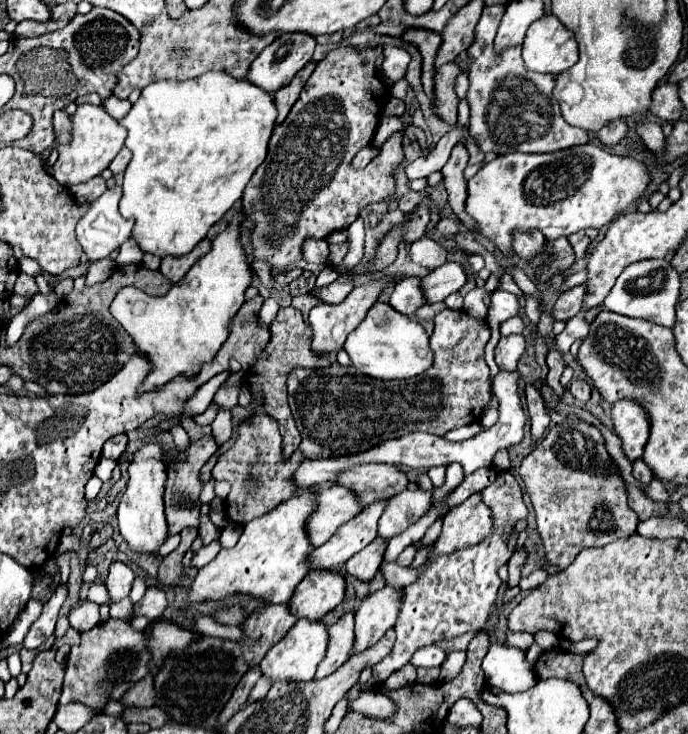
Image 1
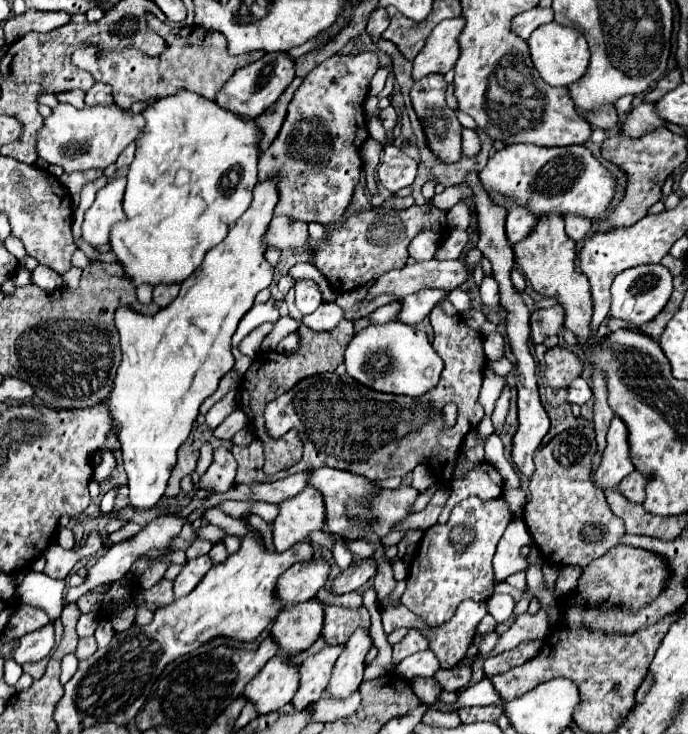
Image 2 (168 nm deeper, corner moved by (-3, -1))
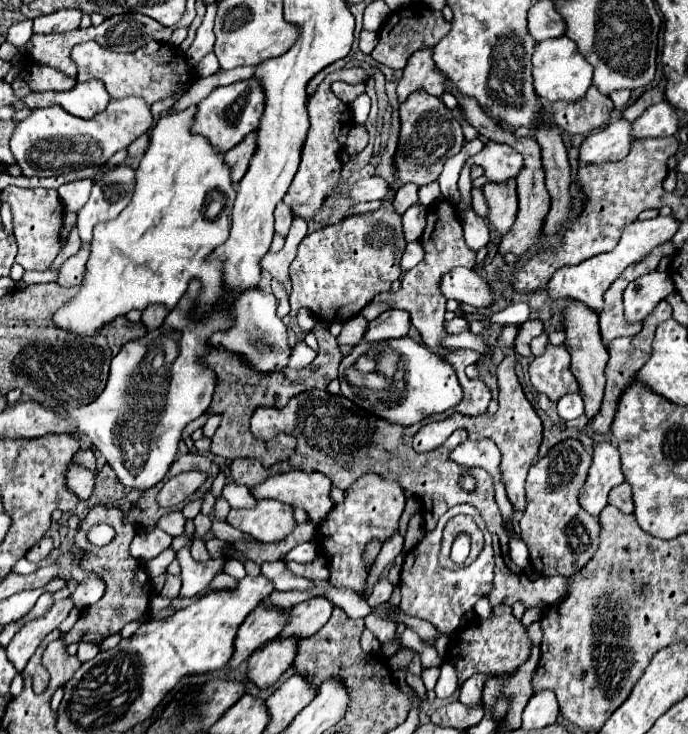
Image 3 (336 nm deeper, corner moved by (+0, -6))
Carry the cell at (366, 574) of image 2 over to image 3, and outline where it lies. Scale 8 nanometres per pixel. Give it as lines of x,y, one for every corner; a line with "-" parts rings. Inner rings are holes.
311,597
299,605
295,605
291,609
291,621
289,625
285,625
285,629
281,631
279,637
289,637
289,635
297,635
299,639
311,637
315,635
331,617
333,611
333,603
327,597

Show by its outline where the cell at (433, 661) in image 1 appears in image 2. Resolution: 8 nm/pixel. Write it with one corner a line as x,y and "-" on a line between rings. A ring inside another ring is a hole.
432,650
412,654
394,668
394,672
400,674
404,680
412,680
414,676
428,676
430,678
438,670
440,670
440,664
436,662
436,656
432,654

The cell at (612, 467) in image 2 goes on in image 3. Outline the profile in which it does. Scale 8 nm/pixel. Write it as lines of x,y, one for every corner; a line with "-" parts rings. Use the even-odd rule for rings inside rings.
603,441
593,451
593,465
585,487
581,489
581,505
591,515
599,515
607,505
607,495
613,487
623,483
619,451
611,441

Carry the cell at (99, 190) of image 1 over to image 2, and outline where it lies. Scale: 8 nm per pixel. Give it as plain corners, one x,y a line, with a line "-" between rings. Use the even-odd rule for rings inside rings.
86,170
86,172
76,172
76,174
62,174
60,182
62,186
68,188
70,194
80,194
82,186
94,178
100,178
102,172
100,170

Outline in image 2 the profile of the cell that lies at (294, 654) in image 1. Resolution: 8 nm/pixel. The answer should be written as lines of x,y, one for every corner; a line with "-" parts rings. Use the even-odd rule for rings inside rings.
274,656
244,688
244,700
252,702
258,714
270,714
286,706
298,688
298,666
288,658

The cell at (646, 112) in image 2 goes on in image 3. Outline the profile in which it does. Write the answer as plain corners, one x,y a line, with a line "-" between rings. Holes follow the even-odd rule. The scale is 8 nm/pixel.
617,119
605,125
601,131
591,133
583,145
579,163
605,163
621,161
627,157
633,143
633,123
627,119

